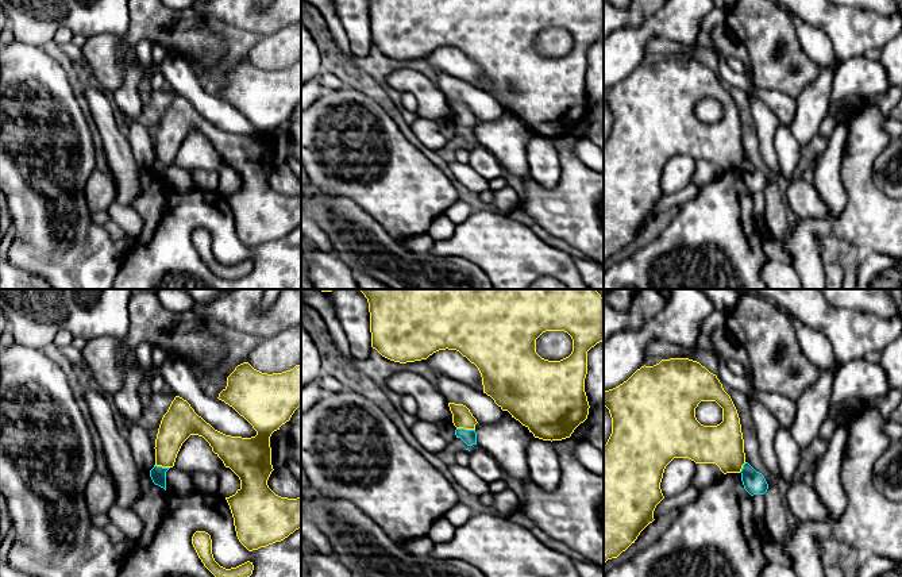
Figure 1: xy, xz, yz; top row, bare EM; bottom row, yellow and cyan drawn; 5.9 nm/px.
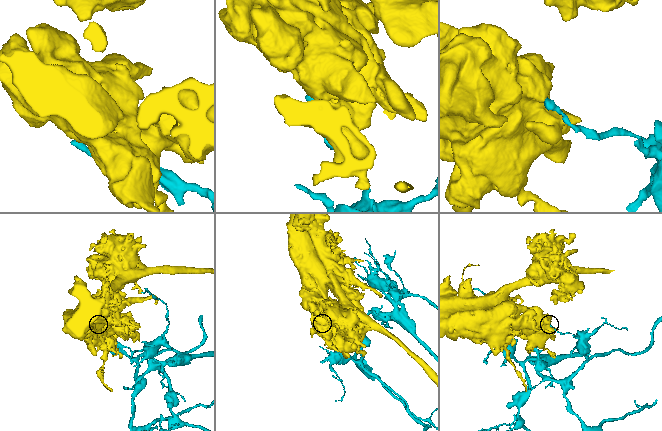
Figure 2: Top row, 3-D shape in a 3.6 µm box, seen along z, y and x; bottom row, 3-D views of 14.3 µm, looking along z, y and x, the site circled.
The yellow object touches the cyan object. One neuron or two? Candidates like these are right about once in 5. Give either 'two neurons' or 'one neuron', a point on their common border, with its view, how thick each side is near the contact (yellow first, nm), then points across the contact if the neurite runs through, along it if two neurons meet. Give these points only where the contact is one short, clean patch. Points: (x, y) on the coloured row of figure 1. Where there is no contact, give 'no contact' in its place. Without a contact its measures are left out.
two neurons | xz (466, 429) | 120/90 nm | along xz (457, 427), (474, 430)

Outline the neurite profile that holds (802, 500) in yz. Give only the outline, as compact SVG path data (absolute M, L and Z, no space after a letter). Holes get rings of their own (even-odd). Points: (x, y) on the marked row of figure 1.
M794 481L789 485L786 507L801 523L826 523L829 519L828 509L824 507L814 485L803 481Z

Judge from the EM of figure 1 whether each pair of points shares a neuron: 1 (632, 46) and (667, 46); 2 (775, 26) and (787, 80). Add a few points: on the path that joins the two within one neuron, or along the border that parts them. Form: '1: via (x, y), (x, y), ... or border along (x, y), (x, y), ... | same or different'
1: border along (677, 42), (652, 37), (644, 52) | different
2: via (789, 39), (787, 66) | same

